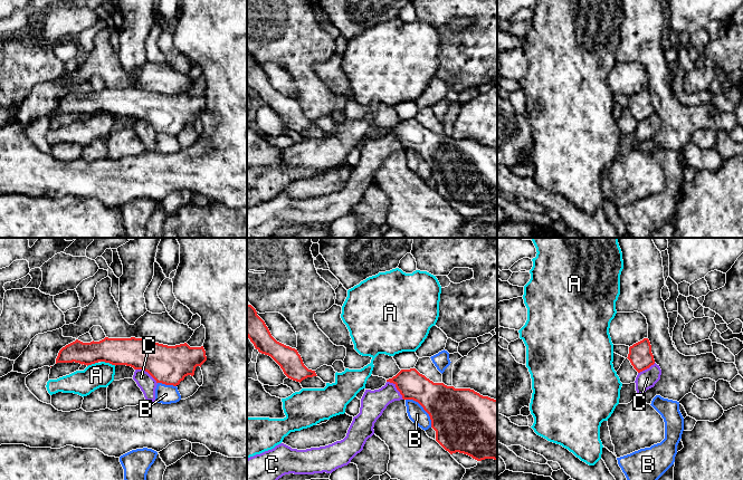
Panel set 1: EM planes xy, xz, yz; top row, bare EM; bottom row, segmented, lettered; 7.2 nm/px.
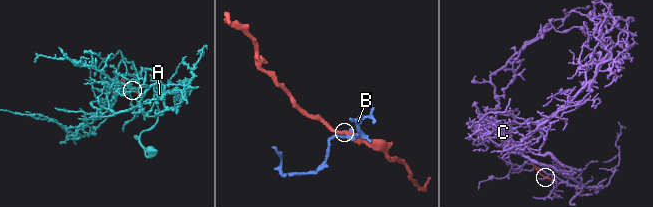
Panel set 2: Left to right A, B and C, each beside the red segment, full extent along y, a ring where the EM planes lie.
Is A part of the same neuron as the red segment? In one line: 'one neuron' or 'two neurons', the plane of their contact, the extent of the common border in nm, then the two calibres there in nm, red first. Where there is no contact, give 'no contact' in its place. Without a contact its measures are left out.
two neurons | xy | 120 nm | 220/180 nm

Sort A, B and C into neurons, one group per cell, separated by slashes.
A / B / C

